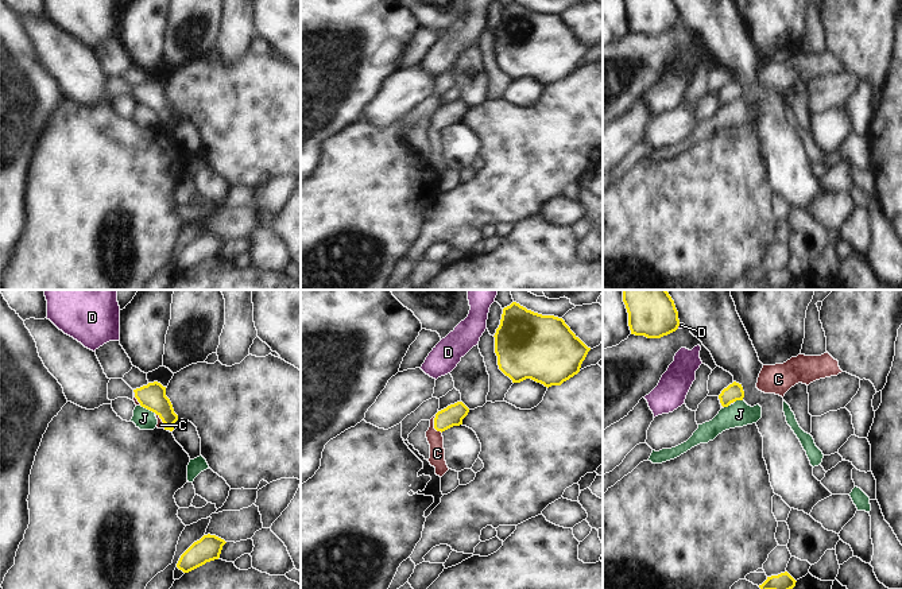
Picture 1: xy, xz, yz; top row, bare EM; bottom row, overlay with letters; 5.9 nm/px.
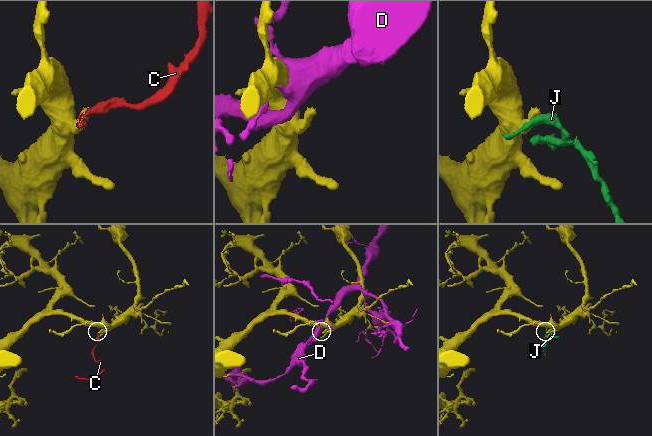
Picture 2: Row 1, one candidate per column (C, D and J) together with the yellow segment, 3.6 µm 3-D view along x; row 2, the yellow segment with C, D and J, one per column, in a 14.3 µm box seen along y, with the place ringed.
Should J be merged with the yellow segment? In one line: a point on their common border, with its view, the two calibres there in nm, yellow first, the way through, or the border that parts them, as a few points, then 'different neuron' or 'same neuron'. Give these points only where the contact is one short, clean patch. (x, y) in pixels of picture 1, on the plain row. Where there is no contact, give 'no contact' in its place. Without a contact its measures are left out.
contact xy (148, 107); calibres 160 and 120 nm; border xy (140, 103), (155, 111); different neuron

